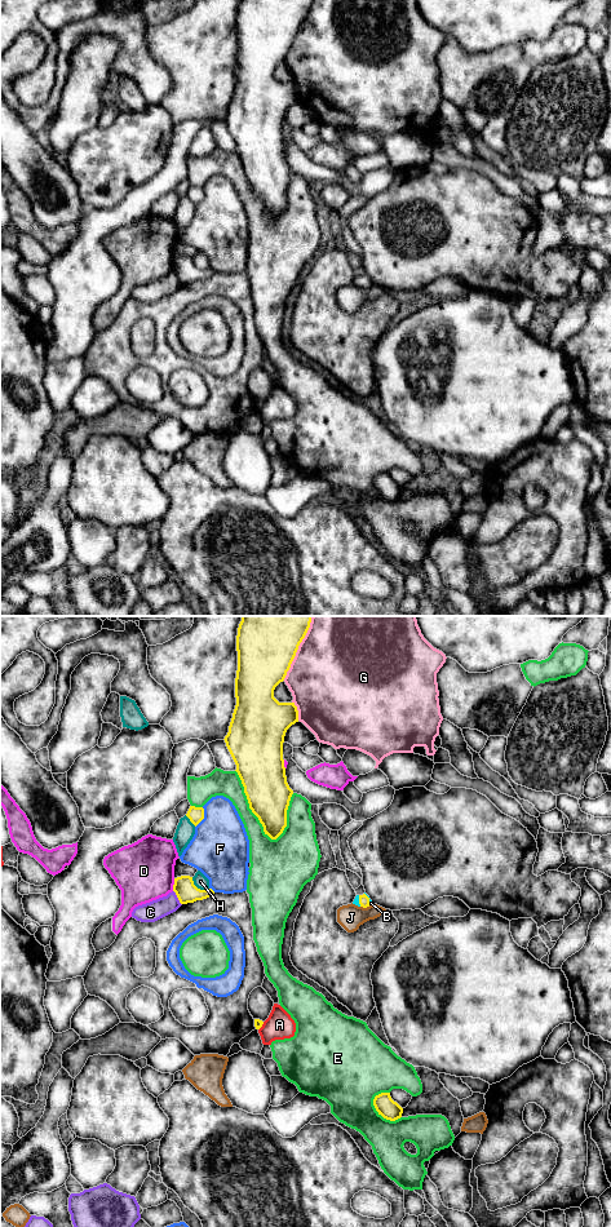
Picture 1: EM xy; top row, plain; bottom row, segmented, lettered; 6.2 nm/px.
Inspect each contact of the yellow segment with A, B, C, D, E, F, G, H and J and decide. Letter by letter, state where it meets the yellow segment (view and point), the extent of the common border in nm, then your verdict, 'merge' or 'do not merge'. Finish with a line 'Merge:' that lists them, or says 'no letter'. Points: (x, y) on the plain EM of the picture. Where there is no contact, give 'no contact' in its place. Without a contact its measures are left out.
A: xy (261, 406) | 70 nm | do not merge
B: xy (368, 279) | 90 nm | merge
C: xy (177, 277) | 110 nm | do not merge
D: xy (173, 265) | 80 nm | do not merge
E: xy (249, 186) | 500 nm | do not merge
F: xy (203, 198) | 140 nm | do not merge
G: xy (297, 29) | 420 nm | do not merge
H: xy (196, 268) | 130 nm | do not merge
J: xy (364, 287) | 70 nm | do not merge
Merge: B

